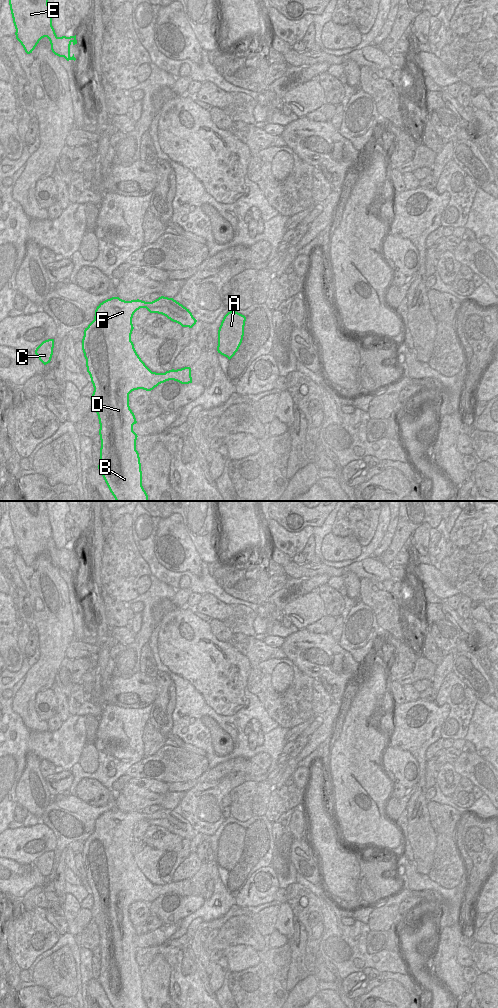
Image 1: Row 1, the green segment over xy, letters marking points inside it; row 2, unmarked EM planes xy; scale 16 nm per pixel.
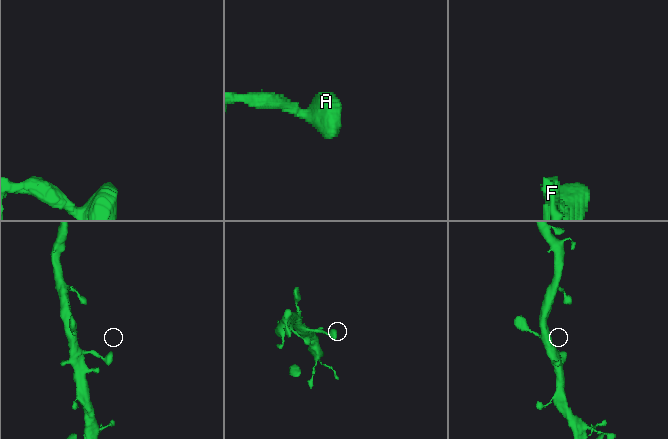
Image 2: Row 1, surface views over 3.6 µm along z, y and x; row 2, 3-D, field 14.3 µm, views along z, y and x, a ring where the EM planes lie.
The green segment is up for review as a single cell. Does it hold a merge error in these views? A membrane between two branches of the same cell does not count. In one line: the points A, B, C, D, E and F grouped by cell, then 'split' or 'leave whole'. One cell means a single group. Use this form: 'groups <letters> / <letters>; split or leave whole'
groups A B C D E F; leave whole

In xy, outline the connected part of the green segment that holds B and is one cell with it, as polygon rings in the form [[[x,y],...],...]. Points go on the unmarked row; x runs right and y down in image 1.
[[[161,808],[152,814],[145,814],[139,811],[125,813],[119,809],[112,809],[97,818],[94,832],[84,842],[82,862],[94,899],[90,911],[100,936],[101,960],[98,981],[113,1008],[148,1008],[142,998],[141,975],[136,962],[138,948],[133,943],[133,937],[137,933],[129,918],[129,906],[138,901],[151,903],[169,892],[181,896],[192,895],[190,879],[156,885],[141,872],[131,853],[134,841],[132,830],[140,820],[146,820],[150,825],[162,826],[182,839],[192,840],[197,834],[189,821],[173,810]]]

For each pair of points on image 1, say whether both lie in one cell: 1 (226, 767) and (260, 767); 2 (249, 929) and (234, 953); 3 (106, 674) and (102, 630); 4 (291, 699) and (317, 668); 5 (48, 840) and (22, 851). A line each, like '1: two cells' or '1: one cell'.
1: one cell
2: two cells
3: one cell
4: two cells
5: one cell

